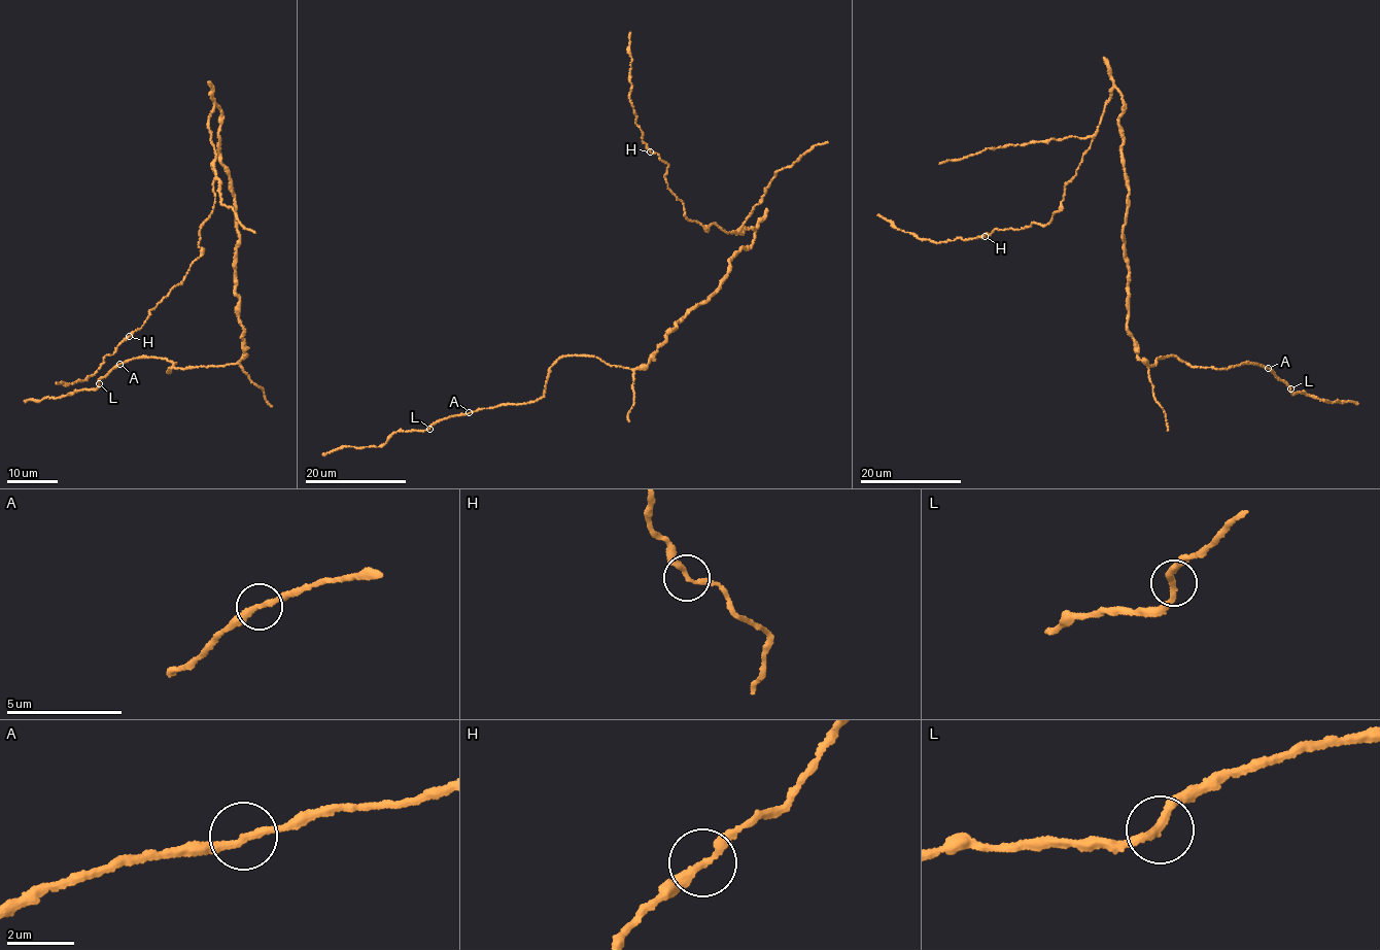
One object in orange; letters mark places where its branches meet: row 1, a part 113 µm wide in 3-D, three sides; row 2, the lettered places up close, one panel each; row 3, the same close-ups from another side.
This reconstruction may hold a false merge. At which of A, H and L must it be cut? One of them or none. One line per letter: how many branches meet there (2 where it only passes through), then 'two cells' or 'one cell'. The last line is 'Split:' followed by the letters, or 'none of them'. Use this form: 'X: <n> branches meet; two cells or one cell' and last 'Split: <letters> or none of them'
A: 2 branches meet; one cell
H: 2 branches meet; one cell
L: 2 branches meet; one cell
Split: none of them

